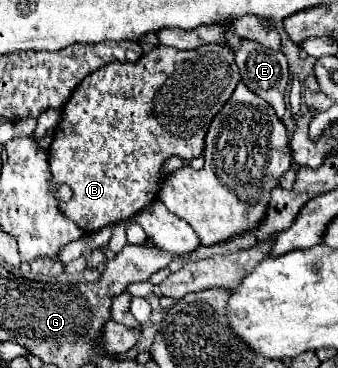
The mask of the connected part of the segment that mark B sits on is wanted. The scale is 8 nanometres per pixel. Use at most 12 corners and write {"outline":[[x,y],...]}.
{"outline":[[156,46],[94,70],[48,148],[84,232],[202,156],[234,50]]}

